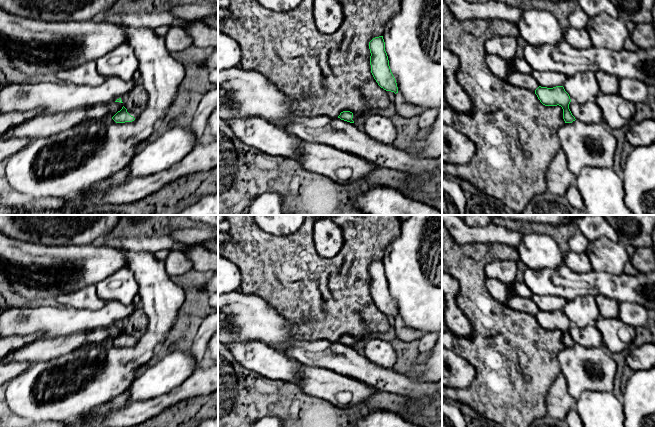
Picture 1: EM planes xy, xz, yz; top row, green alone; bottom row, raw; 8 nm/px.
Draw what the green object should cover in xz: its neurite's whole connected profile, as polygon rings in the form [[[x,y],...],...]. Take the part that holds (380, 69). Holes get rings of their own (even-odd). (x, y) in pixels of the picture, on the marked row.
[[[383,36],[375,37],[369,42],[371,73],[378,85],[386,91],[398,93],[396,80],[391,72],[385,51]]]

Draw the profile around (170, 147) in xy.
[[[175,126],[148,143],[129,162],[129,178],[151,176],[181,161],[200,143],[189,126]]]

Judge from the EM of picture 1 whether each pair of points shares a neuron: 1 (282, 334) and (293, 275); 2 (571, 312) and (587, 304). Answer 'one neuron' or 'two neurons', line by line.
1: two neurons
2: one neuron

